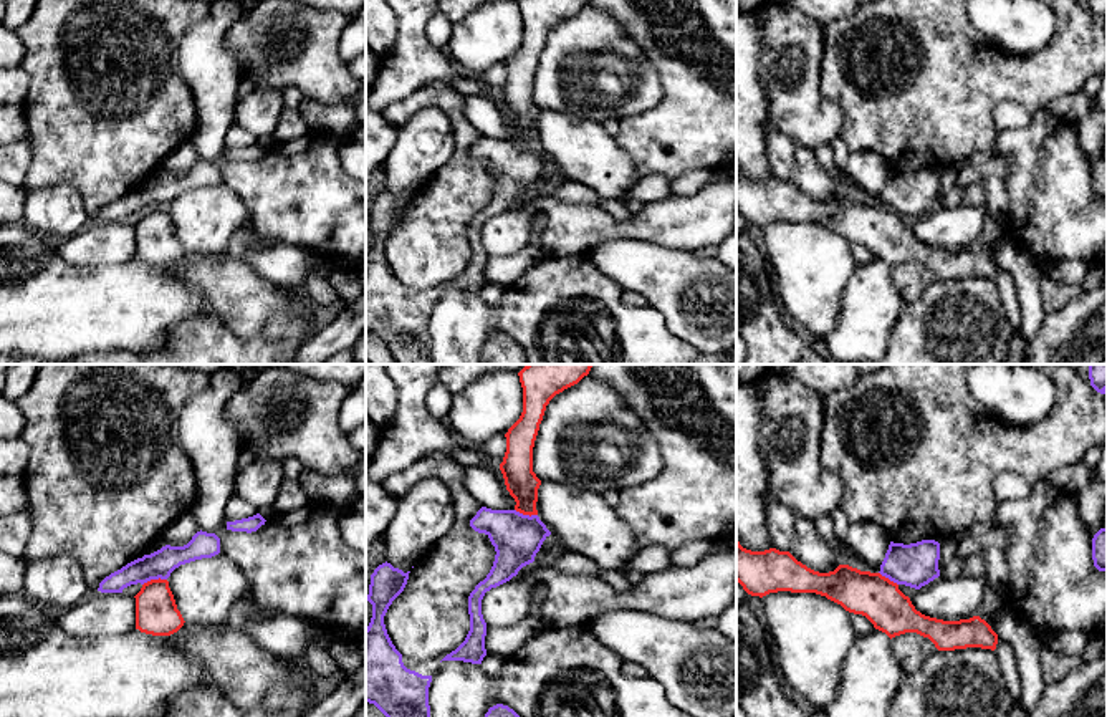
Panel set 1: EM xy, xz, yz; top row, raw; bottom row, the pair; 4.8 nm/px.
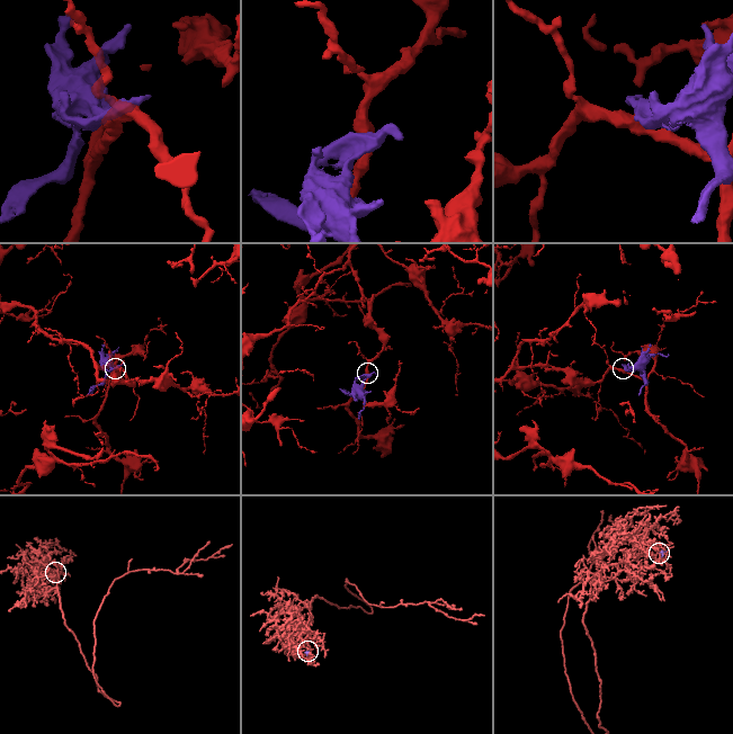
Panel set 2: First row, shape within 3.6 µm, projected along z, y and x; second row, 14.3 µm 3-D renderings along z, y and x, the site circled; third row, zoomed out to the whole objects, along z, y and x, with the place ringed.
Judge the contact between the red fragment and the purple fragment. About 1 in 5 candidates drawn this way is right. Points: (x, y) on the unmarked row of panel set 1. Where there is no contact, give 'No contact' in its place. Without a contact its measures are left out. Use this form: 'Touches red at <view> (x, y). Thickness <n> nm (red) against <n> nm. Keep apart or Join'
Touches red at xy (154, 209). Thickness 200 nm (red) against 140 nm. Keep apart

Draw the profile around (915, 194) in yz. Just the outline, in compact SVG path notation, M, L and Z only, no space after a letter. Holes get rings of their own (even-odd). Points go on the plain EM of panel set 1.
M935 169L910 174L890 171L879 202L897 214L920 219L940 205L938 189L940 172Z

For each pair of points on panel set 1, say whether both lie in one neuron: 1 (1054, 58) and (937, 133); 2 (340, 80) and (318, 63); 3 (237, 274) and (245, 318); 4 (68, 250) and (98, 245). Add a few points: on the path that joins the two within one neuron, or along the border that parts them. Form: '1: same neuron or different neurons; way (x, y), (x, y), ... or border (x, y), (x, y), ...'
1: same neuron; way (1025, 78), (991, 78), (967, 103)
2: same neuron; way (335, 80), (323, 68)
3: same neuron; way (237, 285), (237, 293), (245, 302), (245, 307)
4: same neuron; way (75, 250), (91, 247)

